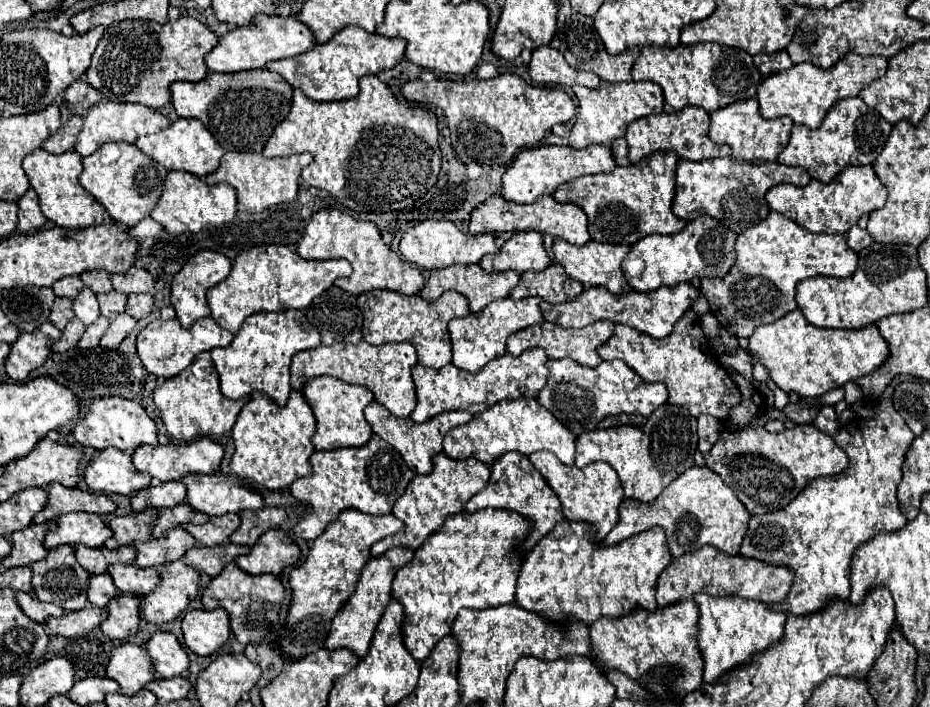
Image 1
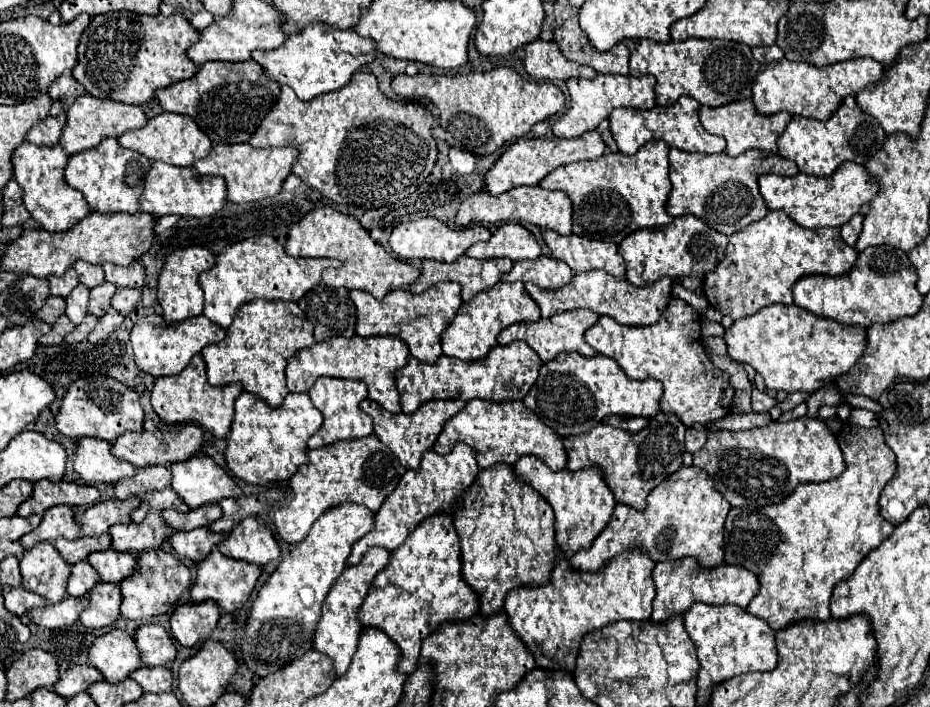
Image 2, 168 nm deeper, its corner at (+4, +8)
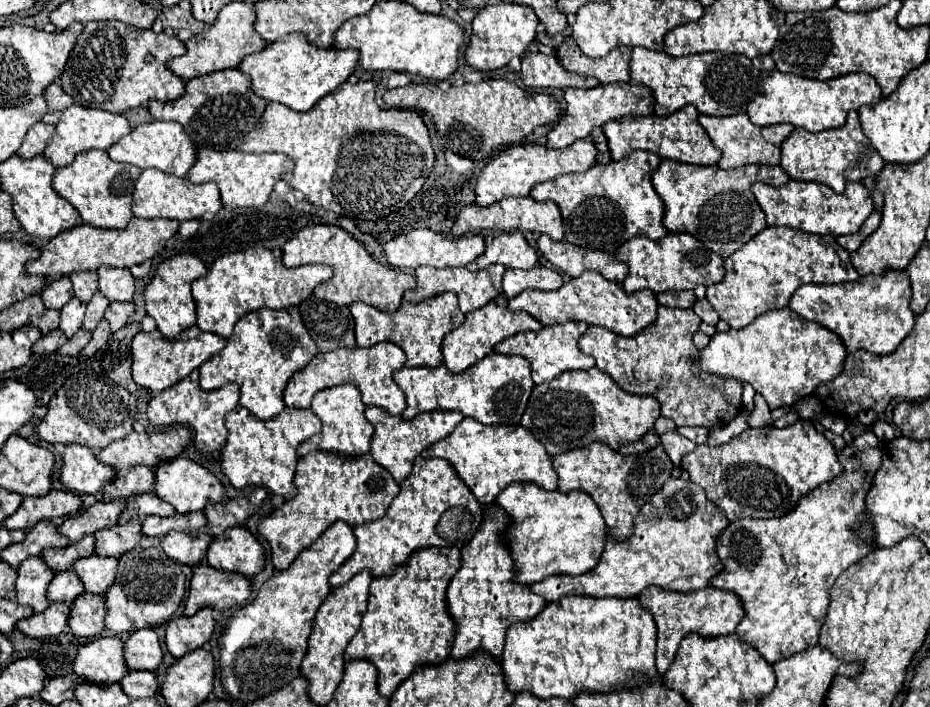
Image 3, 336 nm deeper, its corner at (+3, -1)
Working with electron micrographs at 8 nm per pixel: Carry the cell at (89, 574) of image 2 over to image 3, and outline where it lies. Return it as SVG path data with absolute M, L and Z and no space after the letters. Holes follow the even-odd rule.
M58 572L48 584L48 600L70 604L70 600L74 600L82 590L82 580L76 576L76 572Z

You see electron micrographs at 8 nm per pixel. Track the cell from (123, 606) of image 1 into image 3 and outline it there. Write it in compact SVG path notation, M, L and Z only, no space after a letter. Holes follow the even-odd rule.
M82 592L70 606L68 626L74 636L94 638L104 630L104 596Z

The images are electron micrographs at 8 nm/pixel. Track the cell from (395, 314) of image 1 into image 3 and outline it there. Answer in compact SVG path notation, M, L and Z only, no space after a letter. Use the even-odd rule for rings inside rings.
M442 292L434 298L428 298L418 304L404 300L394 314L376 310L374 306L364 304L364 302L354 302L350 306L350 312L354 316L354 332L358 346L368 348L368 346L374 346L374 344L386 342L386 340L394 342L404 350L406 366L410 366L410 368L440 366L442 364L442 352L440 352L442 338L448 332L452 332L456 326L462 326L462 322L464 322L464 314L460 312L456 294L452 294L452 292Z

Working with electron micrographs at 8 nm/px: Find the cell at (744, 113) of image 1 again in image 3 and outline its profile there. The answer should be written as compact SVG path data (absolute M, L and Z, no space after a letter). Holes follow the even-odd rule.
M700 114L698 122L708 132L712 144L722 150L722 158L718 166L722 170L730 170L742 164L778 164L780 162L780 144L786 140L786 136L792 134L792 124L780 124L780 126L754 126L746 114L734 114L728 118L720 116L706 116Z

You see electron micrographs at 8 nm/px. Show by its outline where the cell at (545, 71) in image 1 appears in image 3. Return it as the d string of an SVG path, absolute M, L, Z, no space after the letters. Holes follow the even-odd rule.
M530 52L522 60L522 82L528 88L594 88L598 80L566 72L554 56Z

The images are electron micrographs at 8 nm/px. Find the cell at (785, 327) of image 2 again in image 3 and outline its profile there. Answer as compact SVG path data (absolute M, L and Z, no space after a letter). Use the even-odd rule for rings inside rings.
M790 308L770 310L740 330L716 332L710 344L698 352L698 364L704 372L750 384L764 396L770 410L792 406L822 382L830 382L842 370L844 360L846 348L836 334L796 316Z

